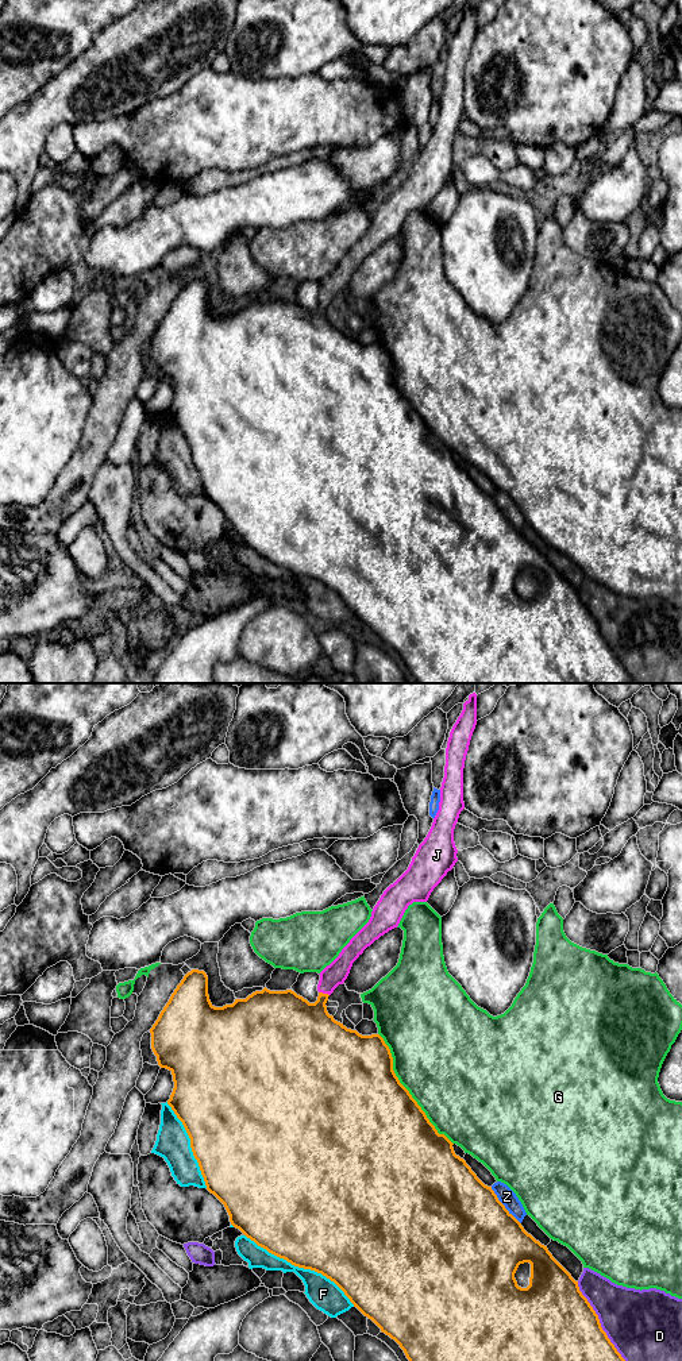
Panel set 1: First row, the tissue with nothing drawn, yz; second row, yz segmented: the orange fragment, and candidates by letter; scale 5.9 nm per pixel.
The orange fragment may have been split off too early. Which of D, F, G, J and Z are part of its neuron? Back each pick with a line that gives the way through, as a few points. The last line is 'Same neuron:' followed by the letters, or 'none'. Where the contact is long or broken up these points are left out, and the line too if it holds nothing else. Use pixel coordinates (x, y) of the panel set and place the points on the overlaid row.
J: across yz (304, 1030), (319, 1009), (324, 994), (328, 980), (335, 974)
Same neuron: J

